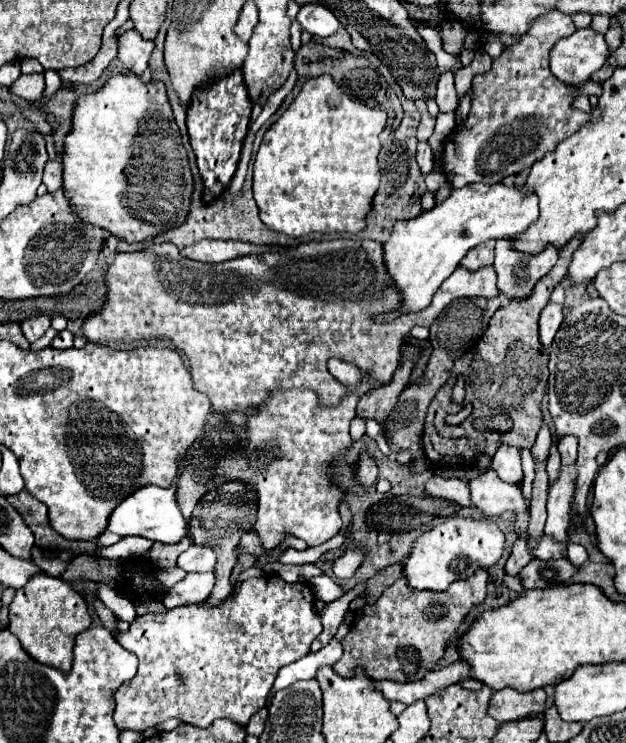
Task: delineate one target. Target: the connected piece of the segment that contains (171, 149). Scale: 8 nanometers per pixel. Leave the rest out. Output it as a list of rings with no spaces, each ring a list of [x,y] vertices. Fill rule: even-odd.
[[[125,72],[111,76],[97,92],[81,94],[75,102],[71,130],[61,150],[61,164],[63,192],[69,198],[73,214],[81,216],[87,224],[109,230],[113,236],[127,242],[143,242],[185,222],[193,192],[193,176],[161,80],[143,82],[139,76]]]

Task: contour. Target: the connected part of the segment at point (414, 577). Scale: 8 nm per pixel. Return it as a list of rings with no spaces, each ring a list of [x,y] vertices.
[[[453,518],[447,520],[445,524],[435,526],[433,530],[425,532],[421,538],[415,540],[415,546],[411,550],[411,554],[405,560],[405,576],[409,578],[409,586],[417,588],[417,590],[447,590],[449,584],[457,578],[467,578],[471,576],[477,568],[489,568],[495,562],[499,562],[501,554],[503,554],[503,546],[505,546],[505,534],[499,530],[499,526],[495,522],[487,522],[487,520],[463,520],[463,518]]]

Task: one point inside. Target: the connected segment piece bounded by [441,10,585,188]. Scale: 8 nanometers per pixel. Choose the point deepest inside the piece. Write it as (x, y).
(520, 110)

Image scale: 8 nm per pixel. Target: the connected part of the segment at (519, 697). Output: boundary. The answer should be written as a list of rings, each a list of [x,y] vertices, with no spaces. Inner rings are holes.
[[[503,688],[493,692],[489,700],[489,714],[497,722],[519,720],[545,710],[545,690],[535,688],[531,692],[517,692],[515,688]]]

